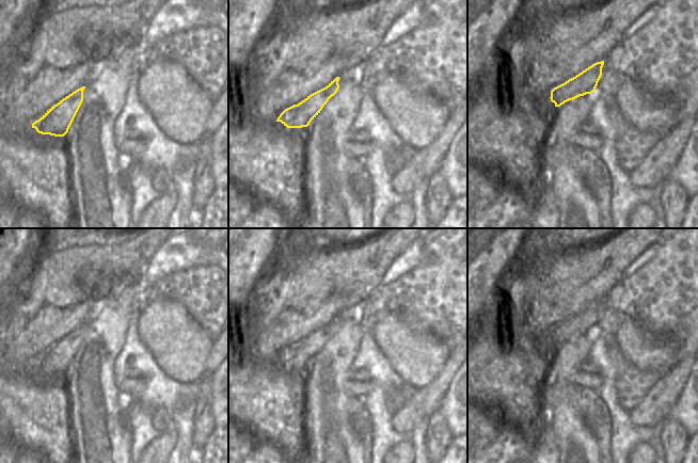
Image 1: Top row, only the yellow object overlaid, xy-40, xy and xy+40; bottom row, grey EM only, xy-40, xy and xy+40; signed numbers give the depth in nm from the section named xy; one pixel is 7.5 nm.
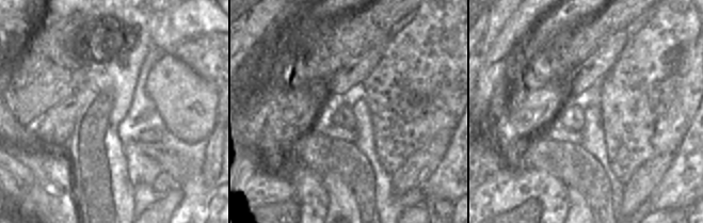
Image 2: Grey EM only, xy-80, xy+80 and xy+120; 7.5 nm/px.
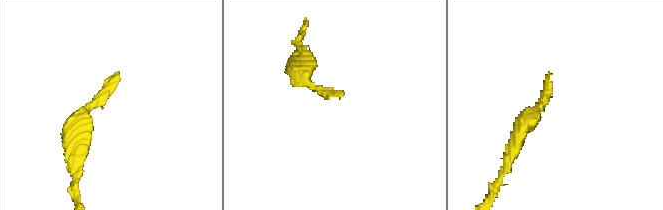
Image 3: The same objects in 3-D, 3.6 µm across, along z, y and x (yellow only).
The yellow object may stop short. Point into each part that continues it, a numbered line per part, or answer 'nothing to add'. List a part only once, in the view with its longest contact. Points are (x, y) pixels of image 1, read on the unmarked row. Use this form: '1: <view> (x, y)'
nothing to add

